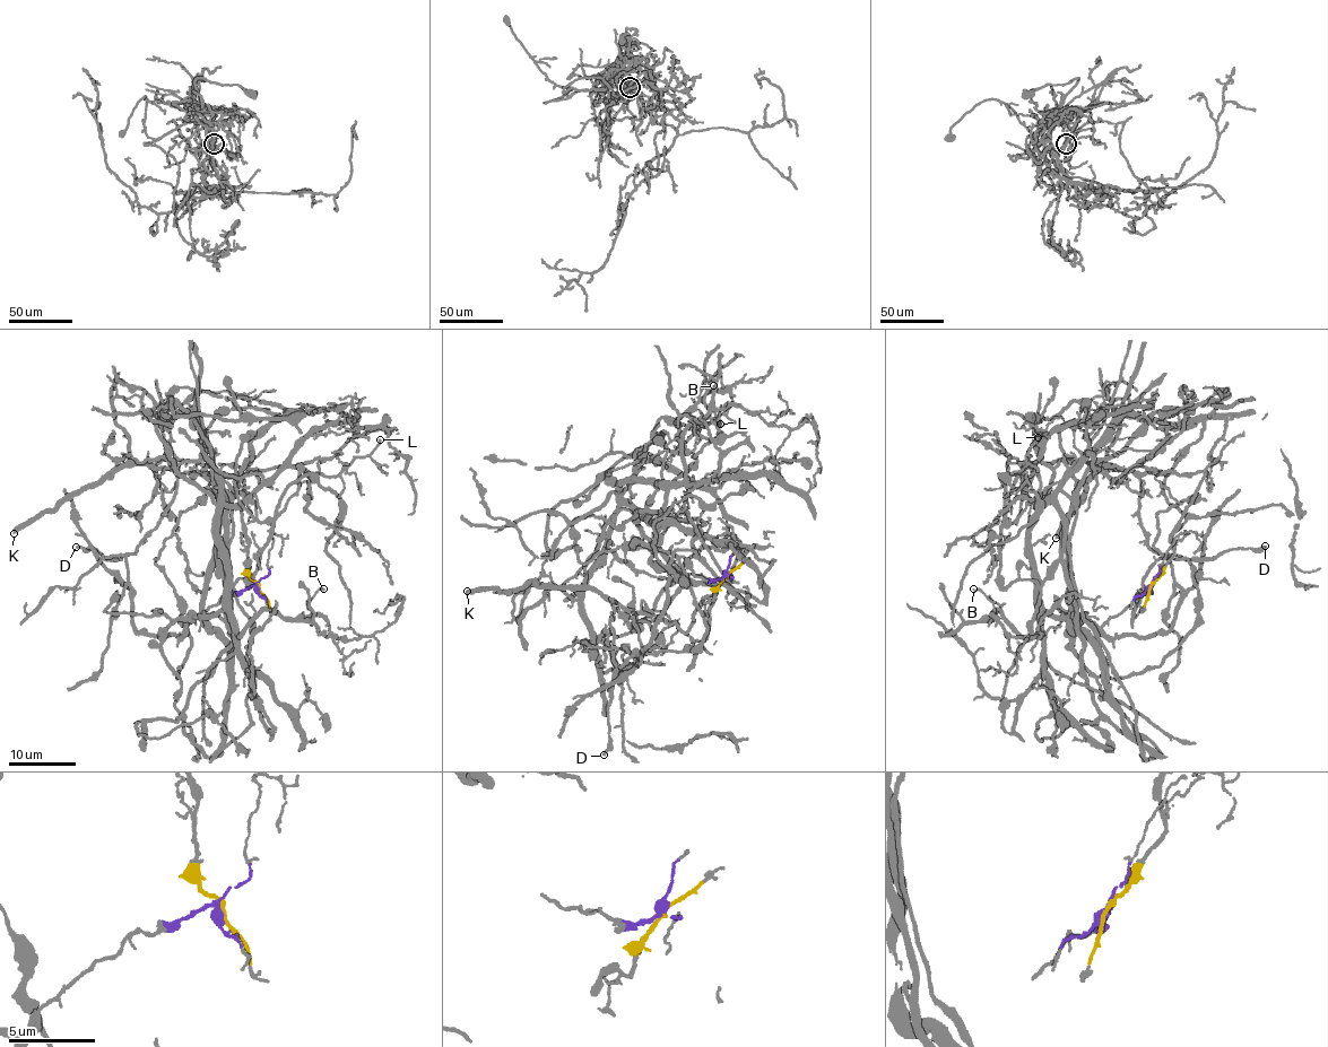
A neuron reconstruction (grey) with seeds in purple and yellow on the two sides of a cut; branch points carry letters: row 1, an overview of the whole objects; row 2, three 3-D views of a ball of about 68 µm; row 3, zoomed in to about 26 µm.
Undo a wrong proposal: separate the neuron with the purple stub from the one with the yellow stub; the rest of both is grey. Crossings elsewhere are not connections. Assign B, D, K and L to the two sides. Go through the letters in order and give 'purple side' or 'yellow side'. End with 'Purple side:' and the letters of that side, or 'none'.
B: purple side
D: yellow side
K: yellow side
L: purple side
Purple side: B, L

